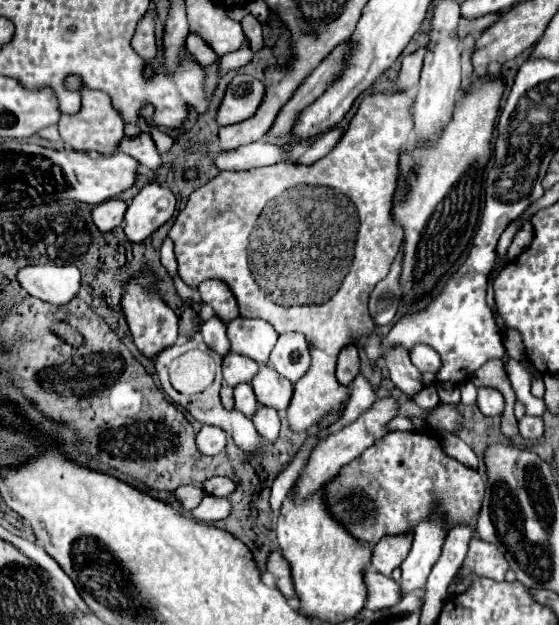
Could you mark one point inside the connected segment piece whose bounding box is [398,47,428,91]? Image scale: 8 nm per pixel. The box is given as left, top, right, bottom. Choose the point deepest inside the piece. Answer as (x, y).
(411, 64)

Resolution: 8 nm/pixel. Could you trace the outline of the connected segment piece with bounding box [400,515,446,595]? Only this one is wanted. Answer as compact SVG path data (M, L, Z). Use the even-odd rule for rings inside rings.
M432 515L430 521L420 523L414 529L414 541L408 557L400 565L402 569L402 581L400 581L400 591L402 595L410 591L420 591L426 585L426 579L440 557L440 549L444 543L444 527L438 515Z

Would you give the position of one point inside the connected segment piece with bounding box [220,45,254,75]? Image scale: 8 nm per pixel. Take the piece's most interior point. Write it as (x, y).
(238, 58)

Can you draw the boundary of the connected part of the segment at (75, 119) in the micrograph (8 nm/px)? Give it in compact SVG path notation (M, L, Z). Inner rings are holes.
M70 75L66 78L66 87L70 90L79 90L82 93L82 107L74 115L62 115L58 121L62 141L72 147L74 151L98 151L98 153L114 153L118 141L124 137L124 119L120 111L112 105L110 97L102 91L84 89L78 77Z

